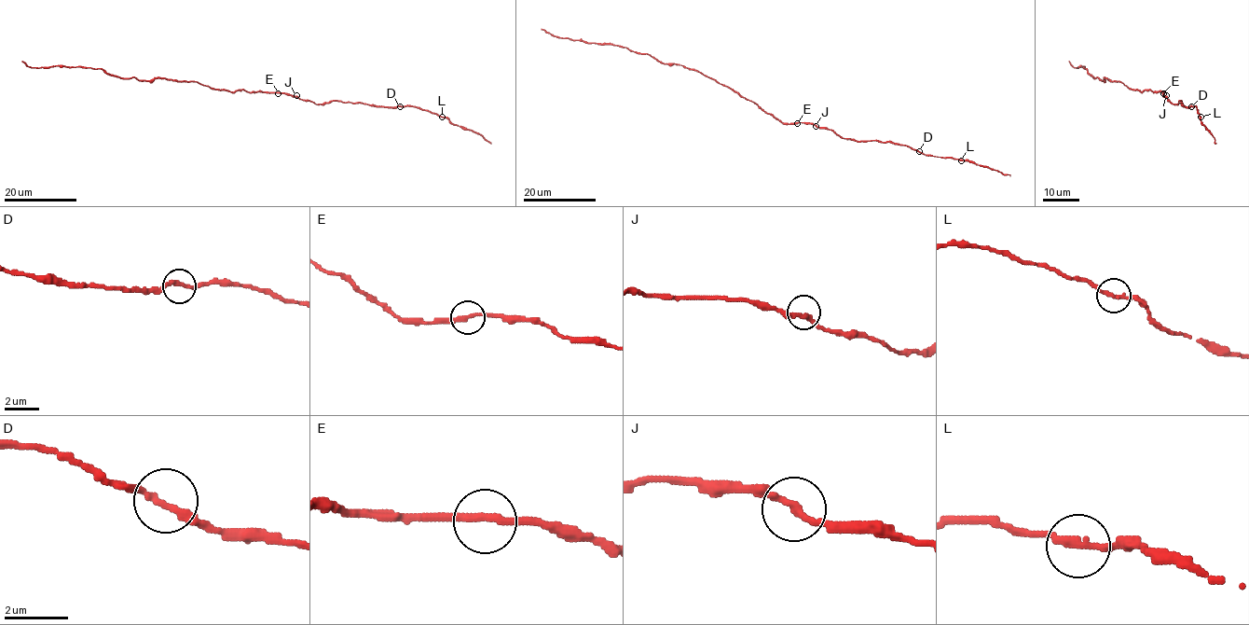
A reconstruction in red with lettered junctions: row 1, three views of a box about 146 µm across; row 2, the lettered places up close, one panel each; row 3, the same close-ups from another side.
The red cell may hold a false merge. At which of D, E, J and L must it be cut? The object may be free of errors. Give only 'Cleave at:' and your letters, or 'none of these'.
Cleave at: none of these

